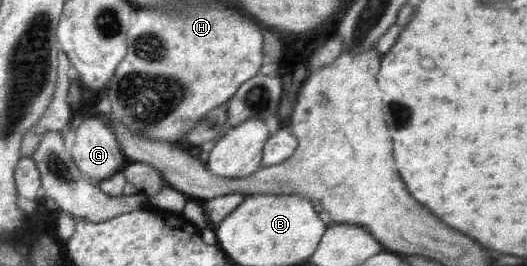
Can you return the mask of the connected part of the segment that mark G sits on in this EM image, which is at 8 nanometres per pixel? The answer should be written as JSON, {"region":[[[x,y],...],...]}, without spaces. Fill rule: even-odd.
{"region":[[[100,116],[76,121],[74,138],[70,153],[87,178],[100,182],[128,166],[115,134]]]}

